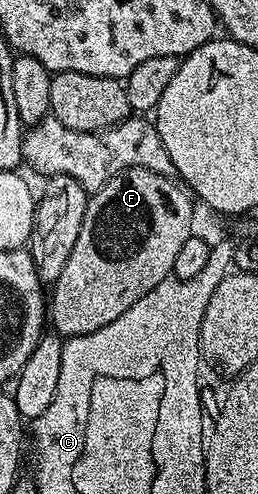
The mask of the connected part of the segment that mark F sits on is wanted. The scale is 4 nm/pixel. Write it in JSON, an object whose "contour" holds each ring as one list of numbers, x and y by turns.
{"contour":[[145,168,123,170,94,191,87,200,77,244,73,244,73,252,69,252,65,268,61,268,61,276,53,283,55,291,49,294,49,322,55,325,56,332,63,334,64,339,97,332,97,328,113,324,121,312,133,308,145,292,172,277,185,240,193,236,191,221,195,218,195,210,191,202,192,195,175,178,166,178]]}

